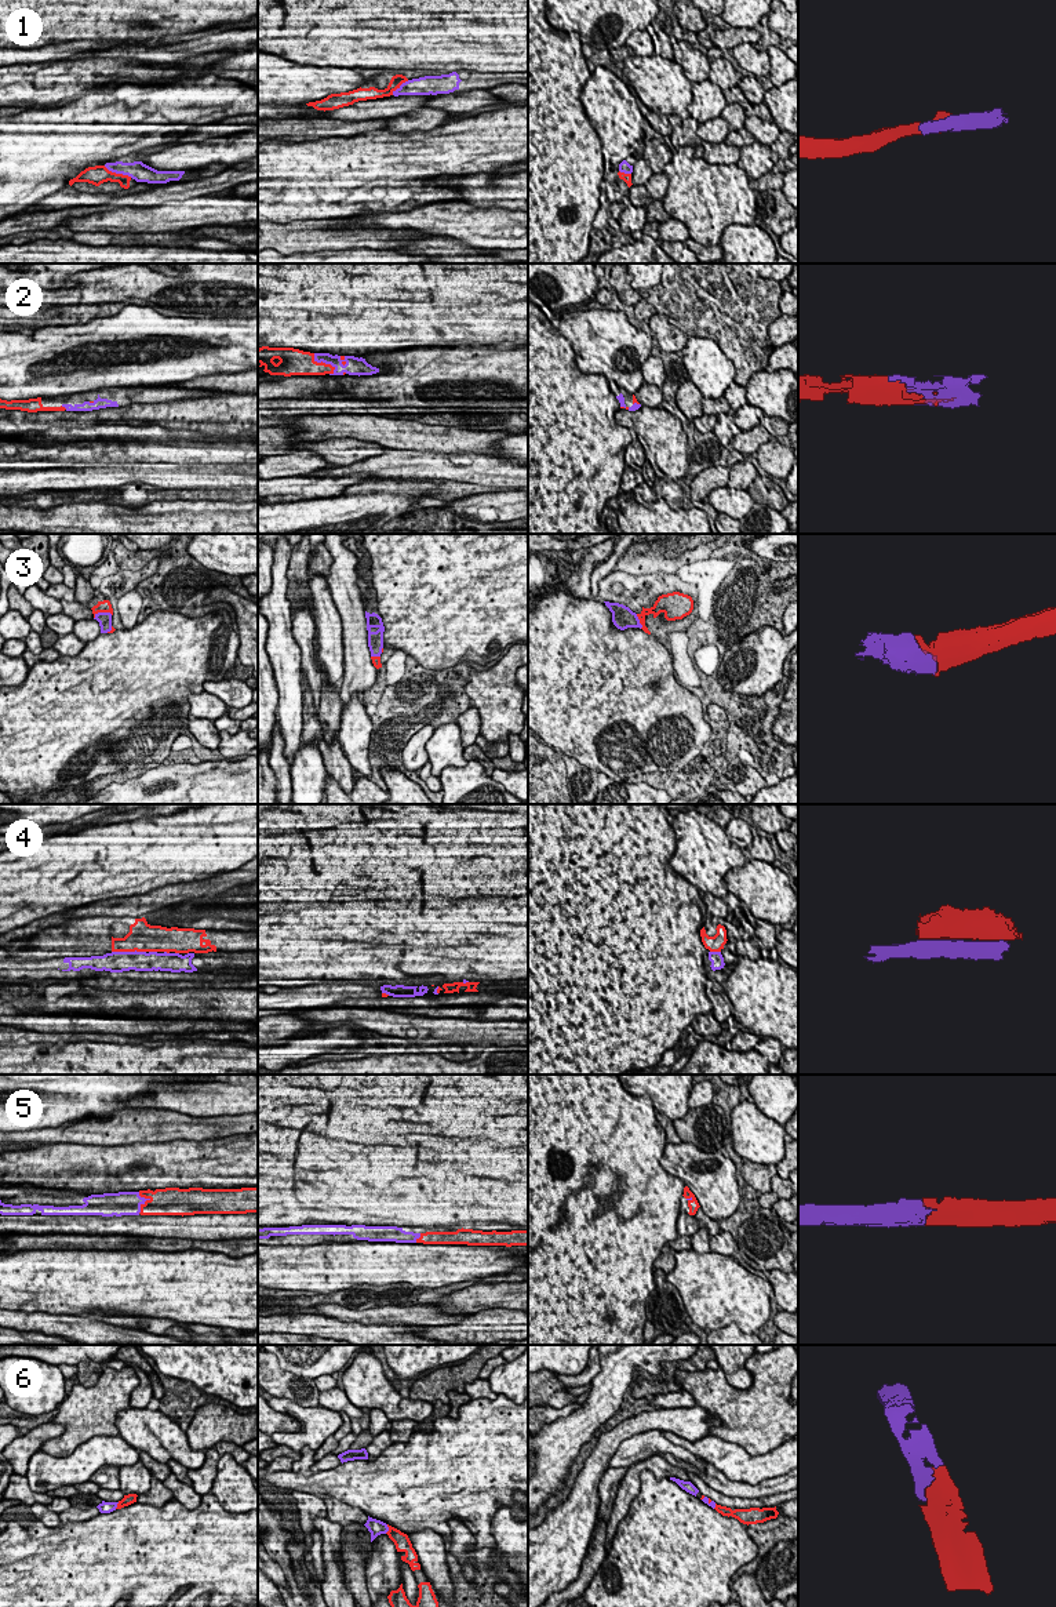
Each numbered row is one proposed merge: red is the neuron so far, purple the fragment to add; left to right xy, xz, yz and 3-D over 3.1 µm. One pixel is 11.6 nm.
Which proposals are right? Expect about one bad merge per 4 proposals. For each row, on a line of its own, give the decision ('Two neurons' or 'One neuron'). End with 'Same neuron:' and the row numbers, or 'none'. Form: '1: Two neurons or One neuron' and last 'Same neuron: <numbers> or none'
1: Two neurons
2: One neuron
3: One neuron
4: Two neurons
5: One neuron
6: One neuron
Same neuron: 2, 3, 5, 6

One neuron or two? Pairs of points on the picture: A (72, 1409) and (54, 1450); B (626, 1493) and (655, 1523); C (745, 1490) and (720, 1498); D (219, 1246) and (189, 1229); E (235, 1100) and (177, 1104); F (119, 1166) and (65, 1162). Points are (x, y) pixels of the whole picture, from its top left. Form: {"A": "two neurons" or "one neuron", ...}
{"A": "one neuron", "B": "two neurons", "C": "two neurons", "D": "two neurons", "E": "one neuron", "F": "one neuron"}

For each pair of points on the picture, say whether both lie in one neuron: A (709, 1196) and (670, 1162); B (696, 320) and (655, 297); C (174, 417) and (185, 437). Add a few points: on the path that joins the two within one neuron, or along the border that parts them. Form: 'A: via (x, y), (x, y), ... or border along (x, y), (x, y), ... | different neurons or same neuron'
A: via (703, 1185), (681, 1163) | same neuron
B: via (687, 320), (681, 319), (665, 302) | same neuron
C: border along (159, 425), (167, 429), (197, 429), (212, 435) | different neurons

